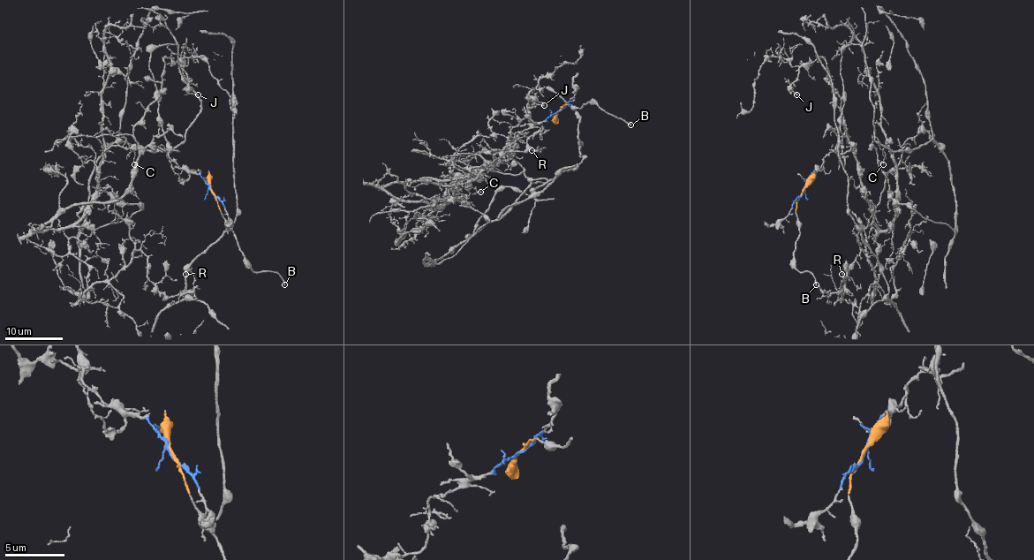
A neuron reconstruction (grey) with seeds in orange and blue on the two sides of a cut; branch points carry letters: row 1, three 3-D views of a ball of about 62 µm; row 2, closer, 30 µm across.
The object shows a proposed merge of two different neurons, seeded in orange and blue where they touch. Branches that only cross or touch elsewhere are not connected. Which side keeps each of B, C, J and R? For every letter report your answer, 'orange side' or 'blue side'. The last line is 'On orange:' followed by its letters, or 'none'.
B: orange side
C: blue side
J: blue side
R: blue side
On orange: B

